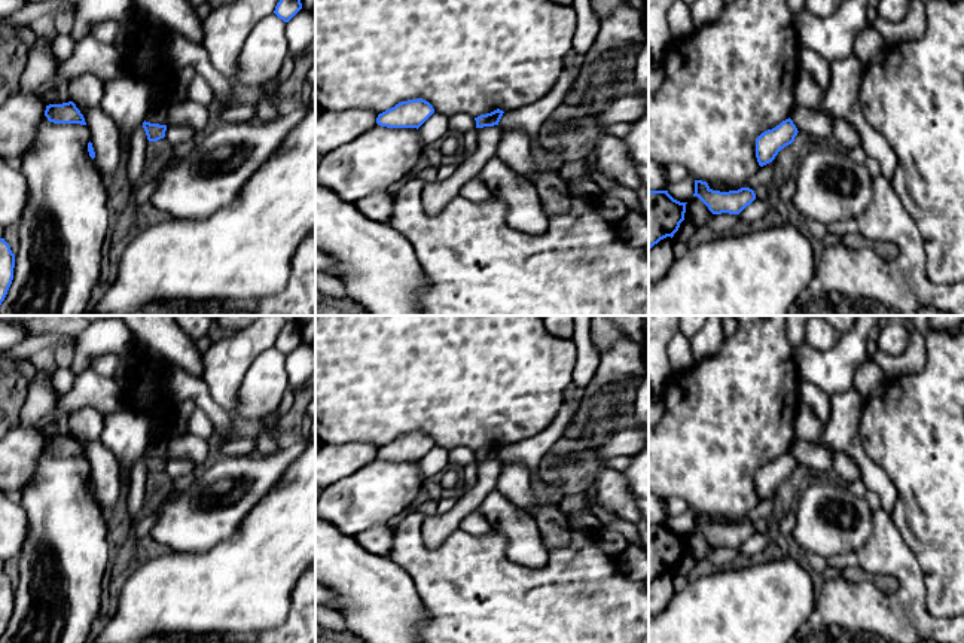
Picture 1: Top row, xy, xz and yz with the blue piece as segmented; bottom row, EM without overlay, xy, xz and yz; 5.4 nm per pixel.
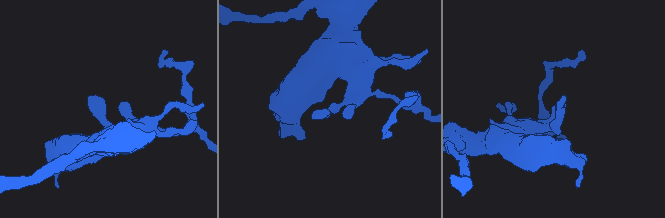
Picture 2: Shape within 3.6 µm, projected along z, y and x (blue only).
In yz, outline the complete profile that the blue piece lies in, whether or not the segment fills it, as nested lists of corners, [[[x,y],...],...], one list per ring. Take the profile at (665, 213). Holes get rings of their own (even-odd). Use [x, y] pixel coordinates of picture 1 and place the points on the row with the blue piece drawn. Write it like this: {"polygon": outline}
{"polygon": [[[668,191],[649,192],[649,250],[666,237],[674,237],[684,220],[686,204],[674,199]]]}

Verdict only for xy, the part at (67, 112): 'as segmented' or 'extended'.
as segmented

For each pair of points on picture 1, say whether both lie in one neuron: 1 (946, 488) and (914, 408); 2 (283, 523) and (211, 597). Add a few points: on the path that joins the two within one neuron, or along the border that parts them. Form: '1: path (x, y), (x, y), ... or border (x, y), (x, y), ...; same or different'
1: path (940, 469), (921, 438), (918, 427); same
2: path (268, 541), (229, 579); same

